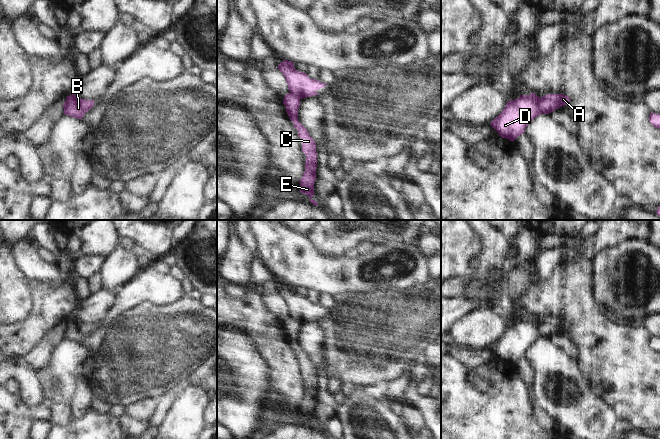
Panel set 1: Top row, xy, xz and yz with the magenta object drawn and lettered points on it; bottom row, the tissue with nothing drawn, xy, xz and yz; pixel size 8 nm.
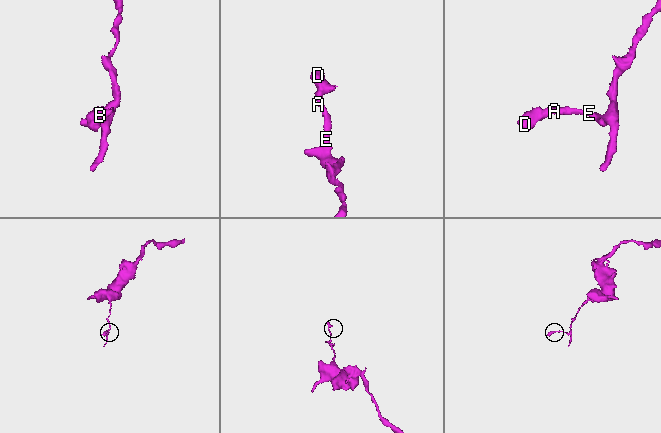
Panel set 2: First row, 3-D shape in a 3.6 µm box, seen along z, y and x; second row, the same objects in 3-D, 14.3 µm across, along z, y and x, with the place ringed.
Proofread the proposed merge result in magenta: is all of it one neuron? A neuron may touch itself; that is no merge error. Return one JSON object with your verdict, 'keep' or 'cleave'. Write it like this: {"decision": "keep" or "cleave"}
{"decision": "cleave"}

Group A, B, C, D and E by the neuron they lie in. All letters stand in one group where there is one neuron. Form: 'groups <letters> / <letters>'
groups A C E / B D

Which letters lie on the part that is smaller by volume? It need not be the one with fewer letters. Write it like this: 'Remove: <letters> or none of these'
Remove: B, D

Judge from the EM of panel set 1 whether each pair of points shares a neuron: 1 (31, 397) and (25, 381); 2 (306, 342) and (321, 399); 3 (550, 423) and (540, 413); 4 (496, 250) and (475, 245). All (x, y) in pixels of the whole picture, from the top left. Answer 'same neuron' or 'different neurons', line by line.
1: same neuron
2: same neuron
3: same neuron
4: different neurons

